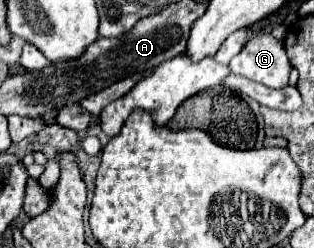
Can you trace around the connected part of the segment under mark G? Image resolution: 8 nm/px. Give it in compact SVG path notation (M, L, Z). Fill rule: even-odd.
M253 35L229 63L233 73L267 87L285 87L289 83L291 63L283 41L273 35Z

